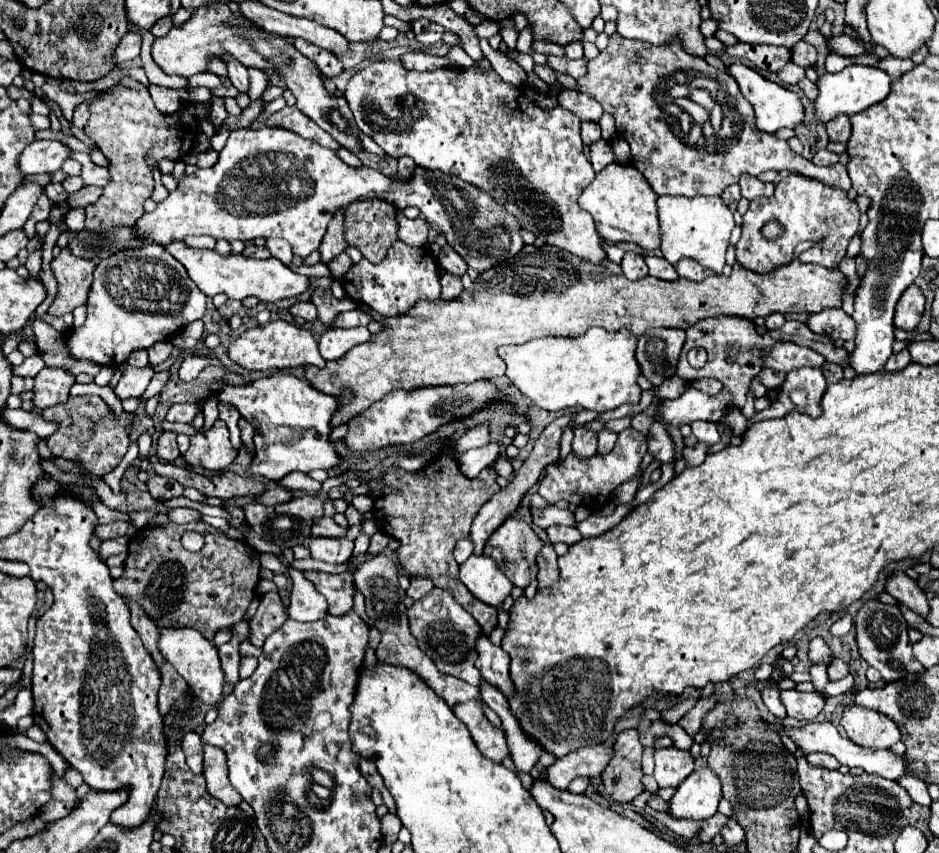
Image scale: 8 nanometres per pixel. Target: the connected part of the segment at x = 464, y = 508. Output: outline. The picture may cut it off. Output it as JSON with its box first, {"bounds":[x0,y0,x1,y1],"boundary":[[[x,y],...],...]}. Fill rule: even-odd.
{"bounds":[374,449,500,635],"boundary":[[[442,449],[440,459],[436,457],[420,471],[404,471],[398,467],[388,469],[382,475],[382,481],[398,493],[376,497],[374,499],[374,519],[382,533],[394,537],[400,547],[396,551],[400,569],[408,577],[424,577],[432,579],[432,583],[440,589],[446,589],[474,619],[482,625],[484,635],[490,635],[498,625],[498,609],[478,601],[458,579],[458,563],[454,561],[454,547],[460,537],[468,537],[472,519],[482,509],[482,505],[500,491],[496,483],[498,473],[494,467],[482,469],[482,473],[474,479],[462,475],[458,461],[450,451]]]}

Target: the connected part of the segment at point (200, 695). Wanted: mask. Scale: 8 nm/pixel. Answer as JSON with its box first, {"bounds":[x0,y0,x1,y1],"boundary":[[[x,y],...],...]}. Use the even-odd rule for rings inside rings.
{"bounds":[160,629,224,705],"boundary":[[[160,629],[160,651],[168,663],[192,685],[192,693],[206,705],[218,705],[224,699],[224,671],[220,667],[220,655],[212,641],[208,641],[196,629]]]}

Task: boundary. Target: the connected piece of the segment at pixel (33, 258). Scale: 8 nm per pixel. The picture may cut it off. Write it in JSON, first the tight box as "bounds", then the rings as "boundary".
{"bounds":[24,251,42,277],"boundary":[[[34,251],[28,255],[28,261],[24,263],[24,267],[30,271],[32,277],[36,277],[40,273],[40,265],[42,265],[42,253],[40,251]]]}

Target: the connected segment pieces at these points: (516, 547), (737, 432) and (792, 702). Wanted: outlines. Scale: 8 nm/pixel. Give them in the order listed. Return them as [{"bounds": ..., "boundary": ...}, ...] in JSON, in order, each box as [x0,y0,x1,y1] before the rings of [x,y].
[{"bounds":[486,517,544,589],"boundary":[[[508,517],[488,539],[486,543],[486,555],[492,557],[498,565],[498,569],[514,583],[514,587],[526,589],[530,585],[530,581],[536,579],[538,575],[538,567],[536,567],[536,555],[540,553],[540,547],[544,543],[540,541],[540,537],[532,531],[530,525],[526,525],[522,519],[516,517]]]},{"bounds":[720,407,748,437],"boundary":[[[732,407],[732,411],[728,411],[724,419],[720,419],[720,425],[726,425],[734,437],[742,437],[742,433],[748,429],[748,419],[742,415],[738,407]]]},{"bounds":[780,689,824,721],"boundary":[[[796,689],[780,691],[780,701],[788,711],[788,717],[798,721],[812,721],[824,707],[824,695],[820,693],[800,693]]]}]

